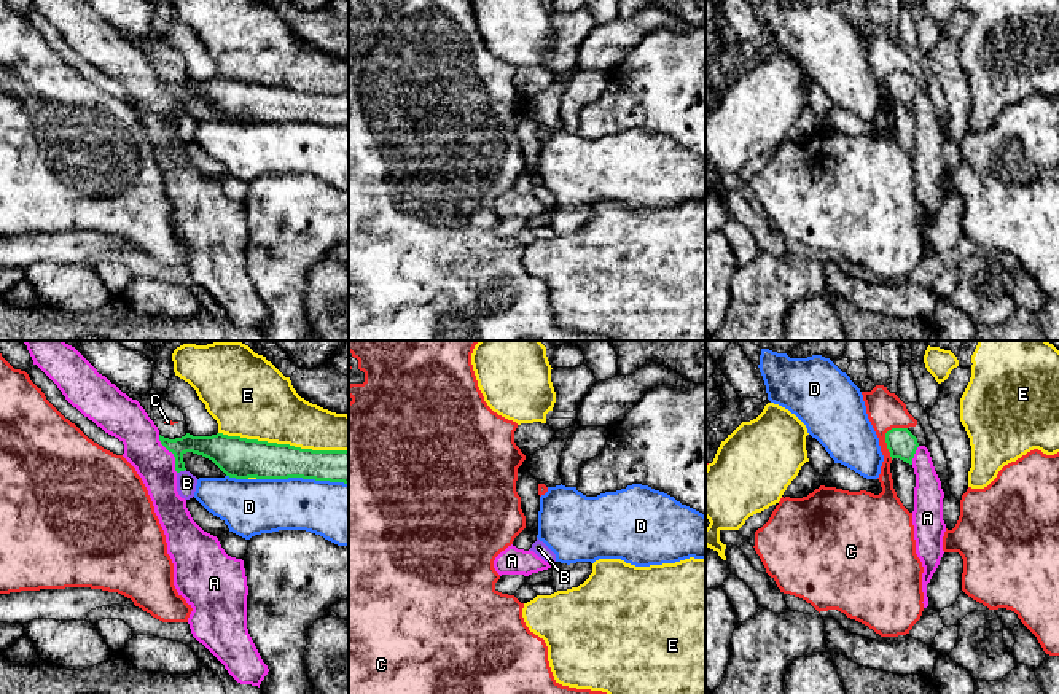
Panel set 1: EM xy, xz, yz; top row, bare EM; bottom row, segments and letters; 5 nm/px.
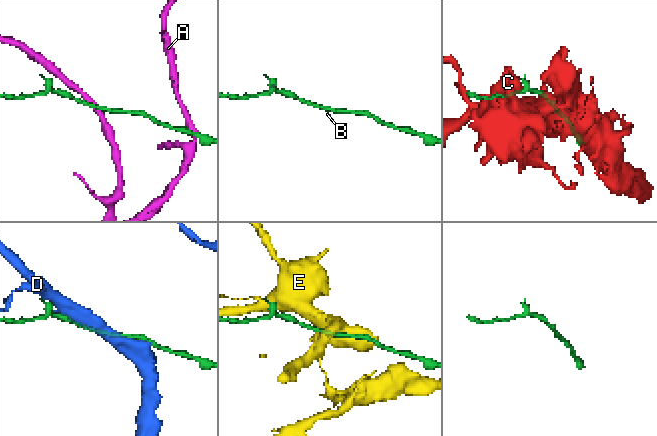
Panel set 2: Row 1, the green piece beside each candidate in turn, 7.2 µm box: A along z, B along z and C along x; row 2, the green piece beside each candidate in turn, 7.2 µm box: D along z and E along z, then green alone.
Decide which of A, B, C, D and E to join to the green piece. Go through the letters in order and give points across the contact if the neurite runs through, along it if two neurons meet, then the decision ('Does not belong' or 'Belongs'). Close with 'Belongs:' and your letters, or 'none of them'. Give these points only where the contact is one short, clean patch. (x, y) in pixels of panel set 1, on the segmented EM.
A: Does not belong
B: Belongs
C: Does not belong
D: Does not belong
E: Does not belong
Belongs: B

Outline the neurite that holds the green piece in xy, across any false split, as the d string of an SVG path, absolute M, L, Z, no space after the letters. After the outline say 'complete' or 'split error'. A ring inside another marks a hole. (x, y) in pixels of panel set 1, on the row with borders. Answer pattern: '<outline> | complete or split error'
M186 433L175 439L159 435L159 441L175 457L177 492L185 500L194 497L197 485L197 478L185 468L186 452L212 460L226 476L236 479L303 478L349 484L349 450L312 450L223 433Z | split error

